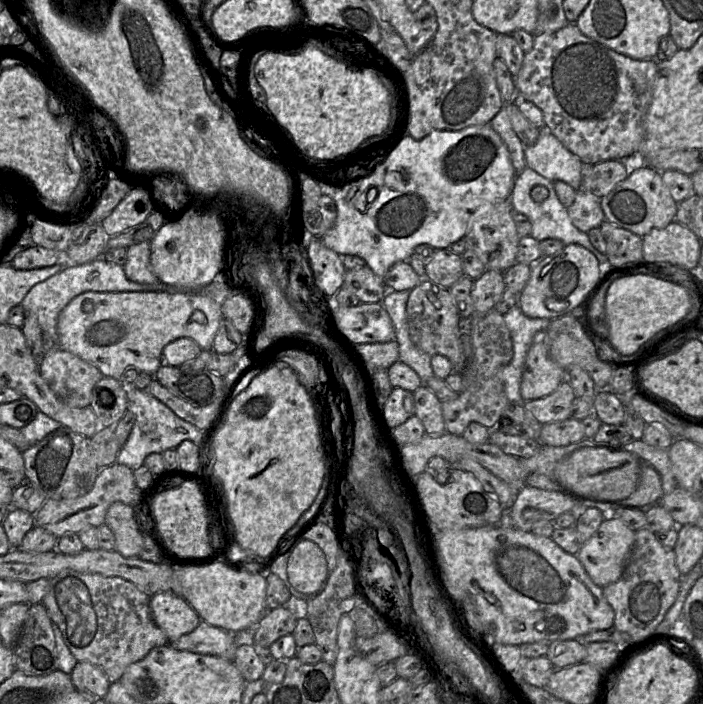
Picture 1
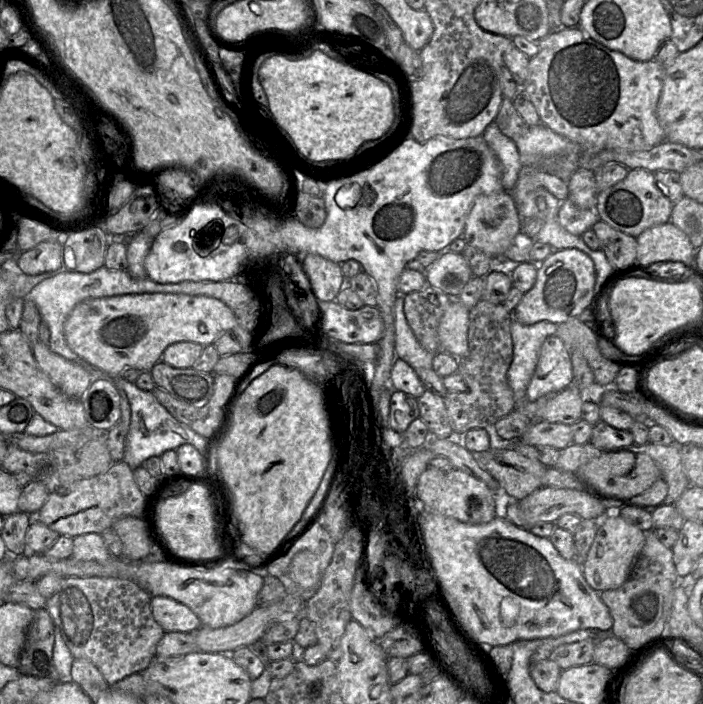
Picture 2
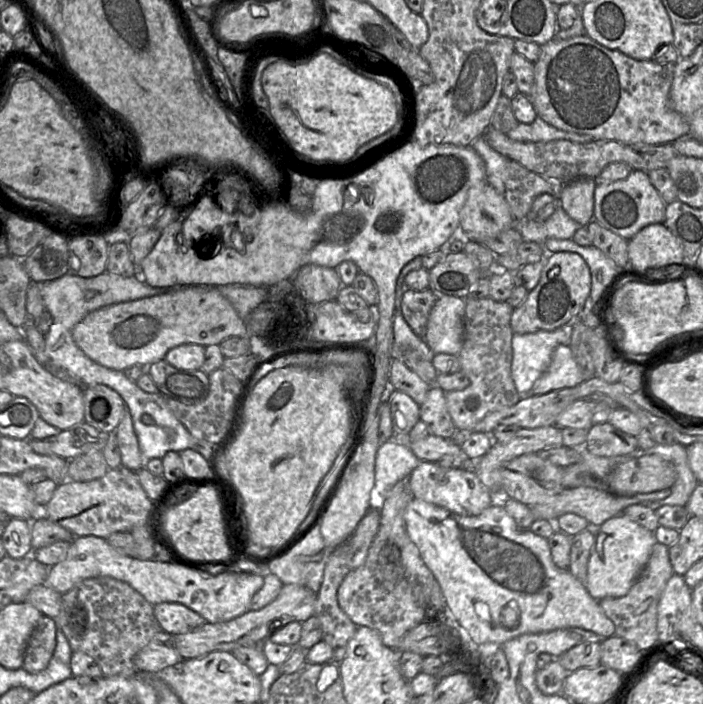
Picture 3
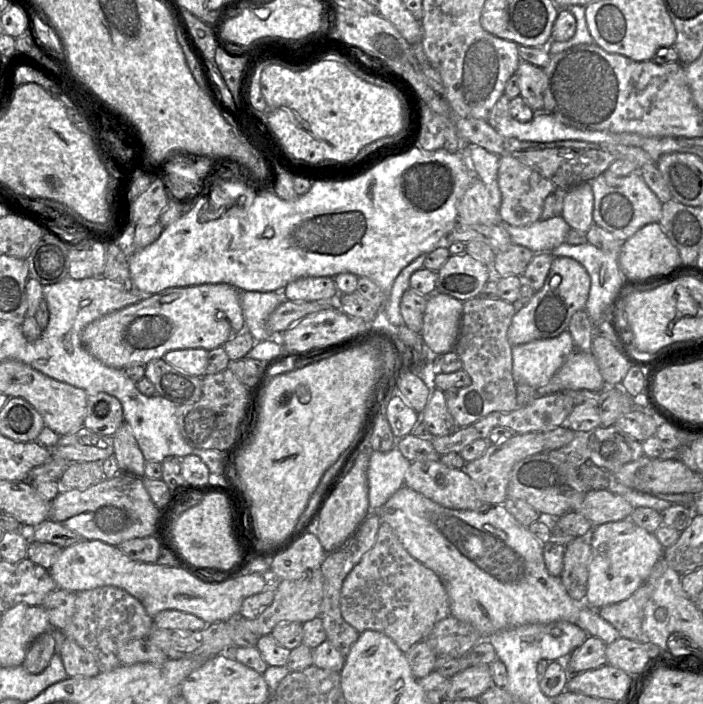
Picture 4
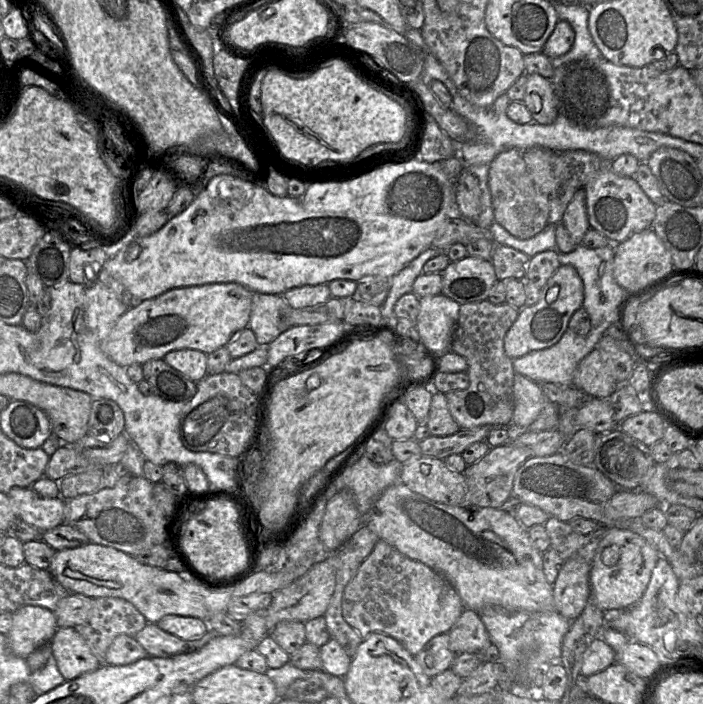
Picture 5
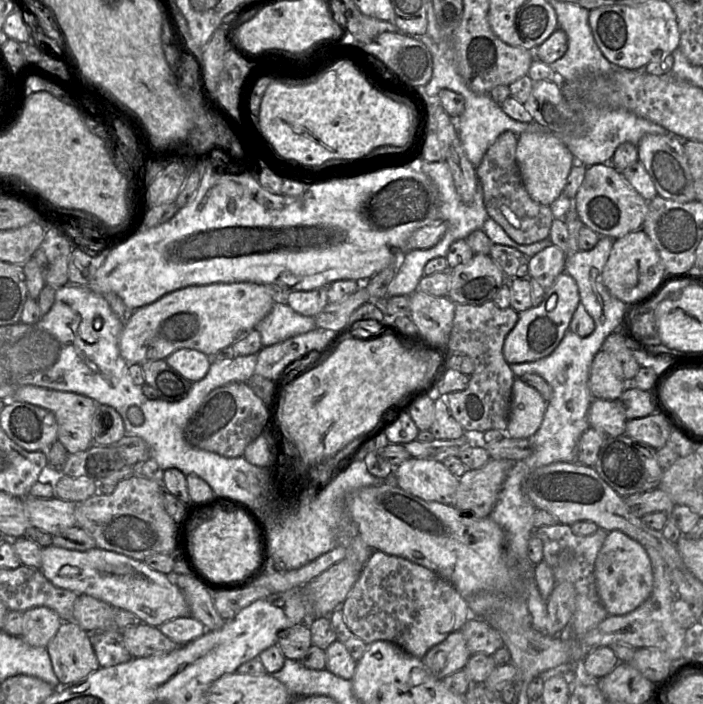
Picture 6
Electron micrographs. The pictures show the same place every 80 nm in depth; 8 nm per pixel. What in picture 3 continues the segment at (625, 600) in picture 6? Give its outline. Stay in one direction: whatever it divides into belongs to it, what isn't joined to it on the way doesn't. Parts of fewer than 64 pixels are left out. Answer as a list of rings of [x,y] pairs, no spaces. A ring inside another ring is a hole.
[[[618,514],[594,528],[595,543],[591,547],[585,586],[597,601],[625,596],[641,575],[657,542],[648,531],[624,514]]]

